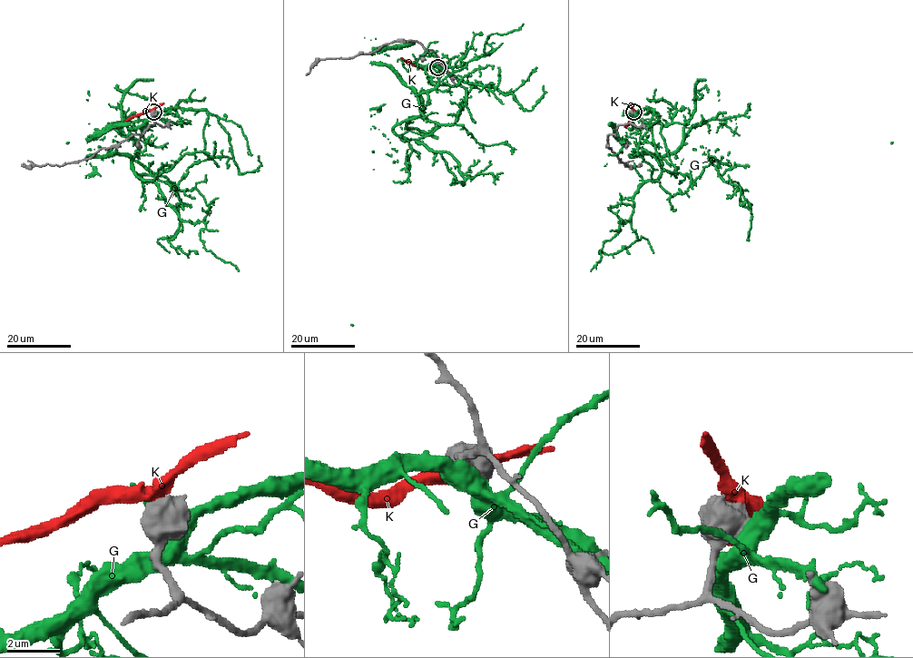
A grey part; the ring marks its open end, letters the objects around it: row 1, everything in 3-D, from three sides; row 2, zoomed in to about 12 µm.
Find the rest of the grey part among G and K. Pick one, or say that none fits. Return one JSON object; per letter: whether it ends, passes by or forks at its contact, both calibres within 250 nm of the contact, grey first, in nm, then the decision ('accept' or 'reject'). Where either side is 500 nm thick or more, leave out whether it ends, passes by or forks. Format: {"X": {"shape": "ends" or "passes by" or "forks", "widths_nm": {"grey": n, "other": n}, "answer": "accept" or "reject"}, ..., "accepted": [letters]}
{"G": {"widths_nm": {"grey": 800, "other": 600}, "answer": "reject"}, "K": {"widths_nm": {"grey": 850, "other": 400}, "answer": "accept"}, "accepted": ["K"]}

